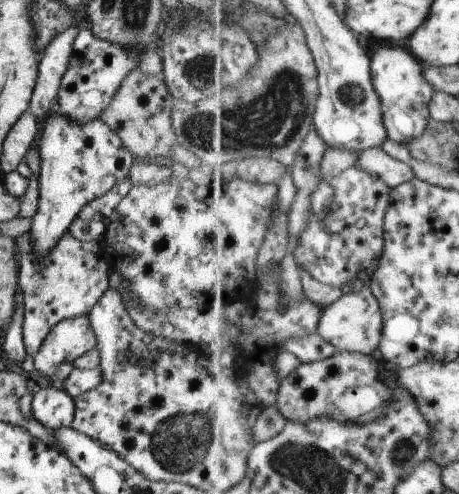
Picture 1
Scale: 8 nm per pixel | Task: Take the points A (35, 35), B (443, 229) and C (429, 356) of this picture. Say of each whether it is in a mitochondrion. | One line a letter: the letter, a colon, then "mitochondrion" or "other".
A: other
B: other
C: other

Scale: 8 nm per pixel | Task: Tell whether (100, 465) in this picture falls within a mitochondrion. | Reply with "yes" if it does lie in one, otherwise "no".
no

